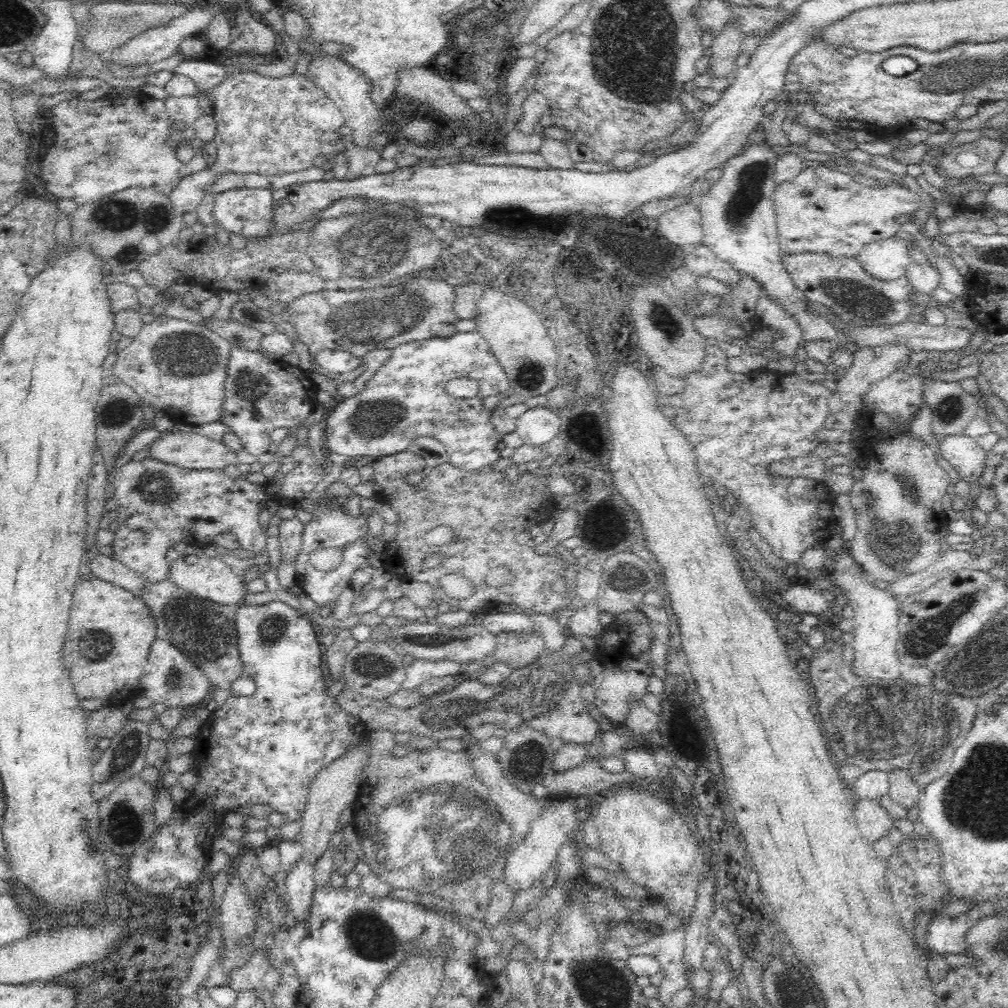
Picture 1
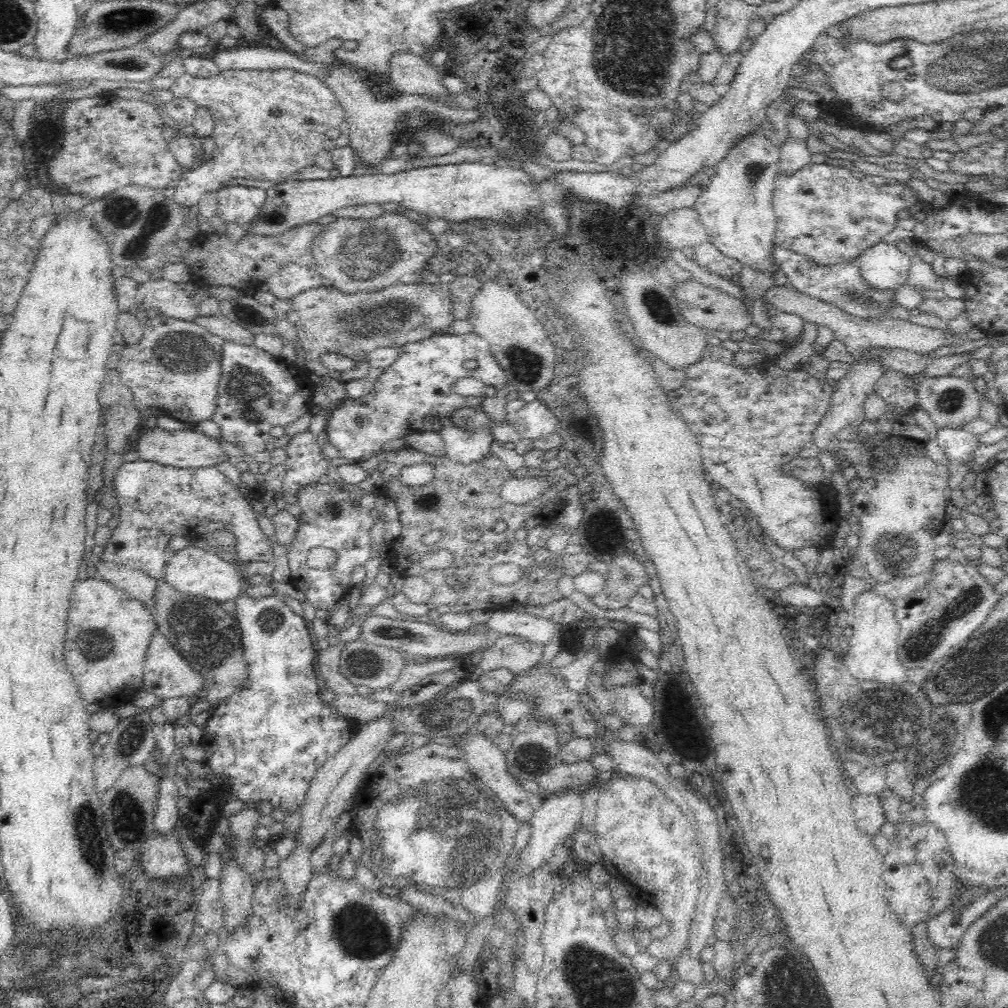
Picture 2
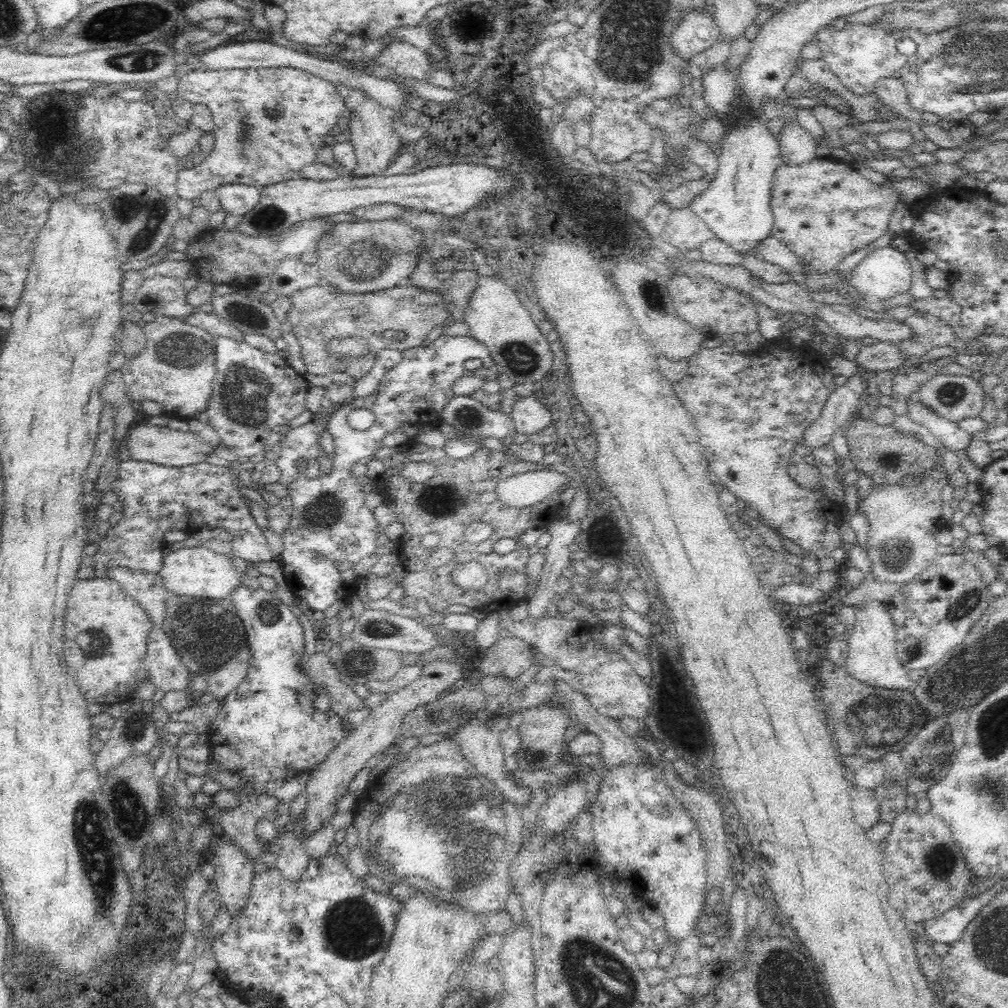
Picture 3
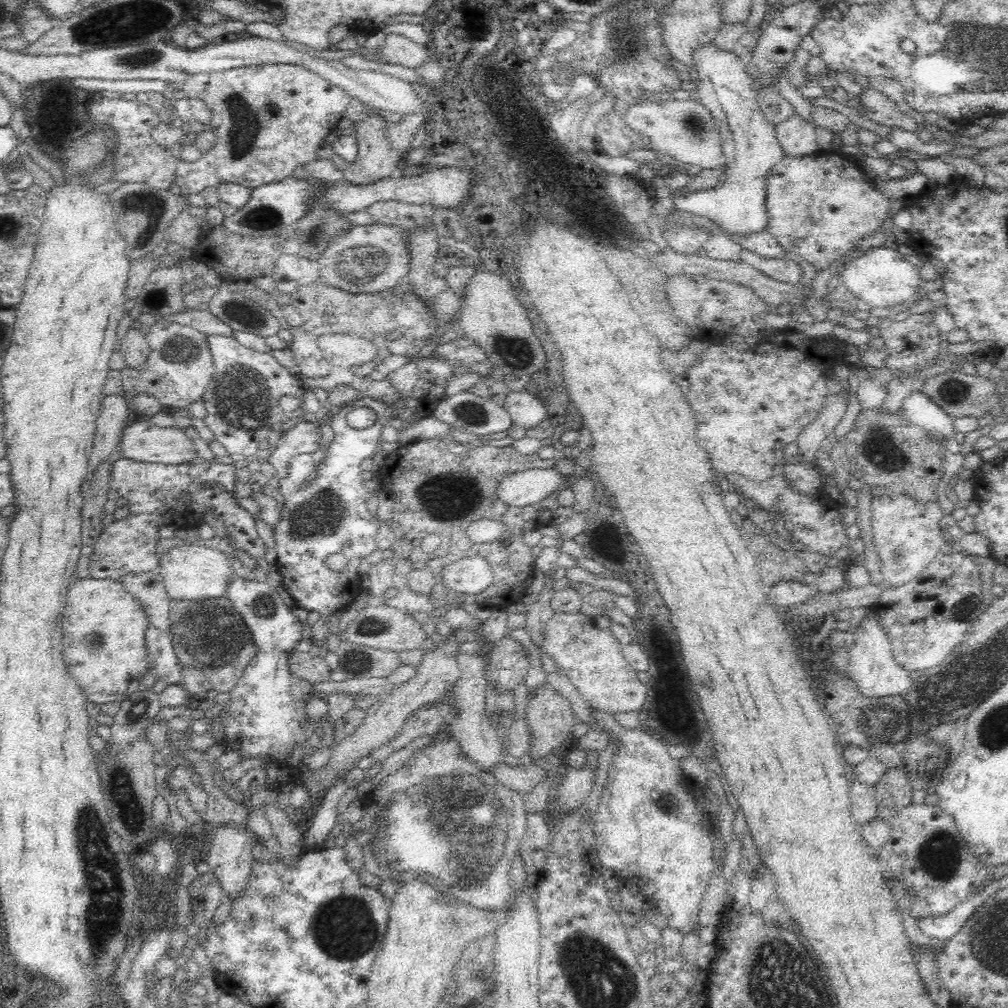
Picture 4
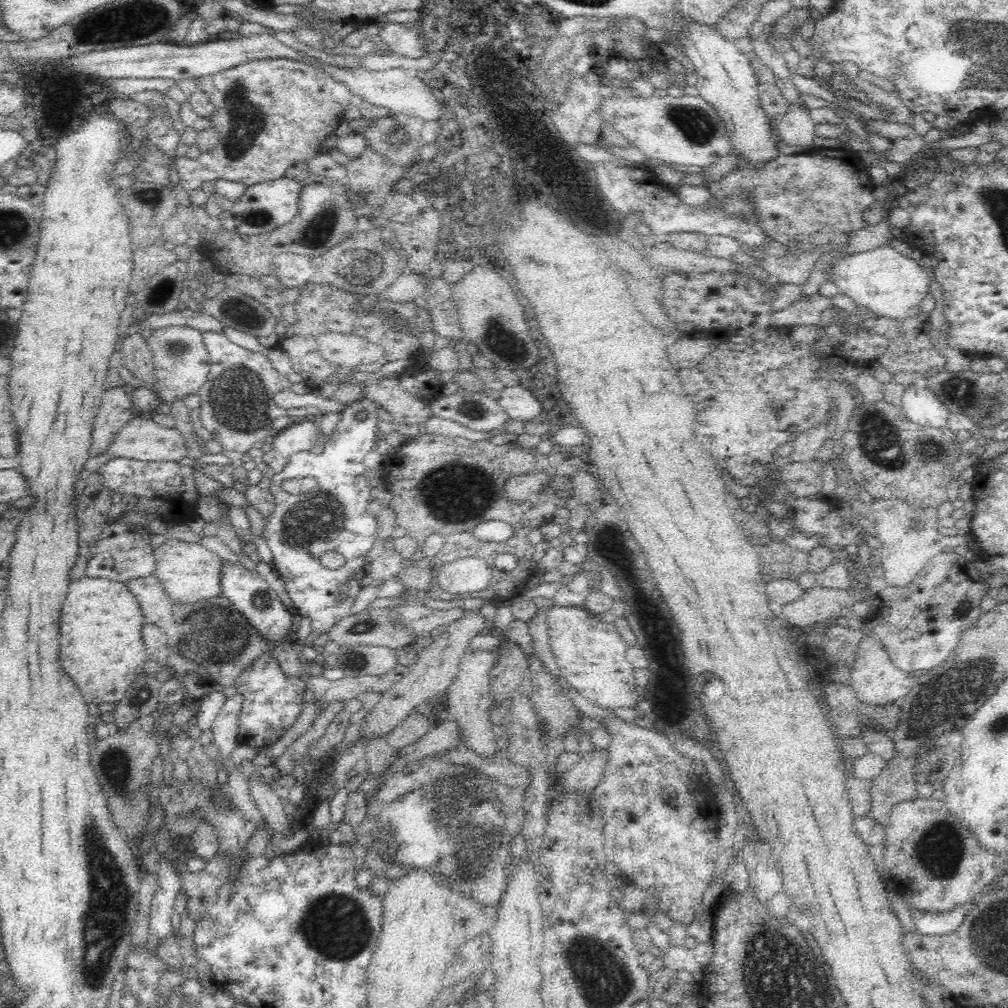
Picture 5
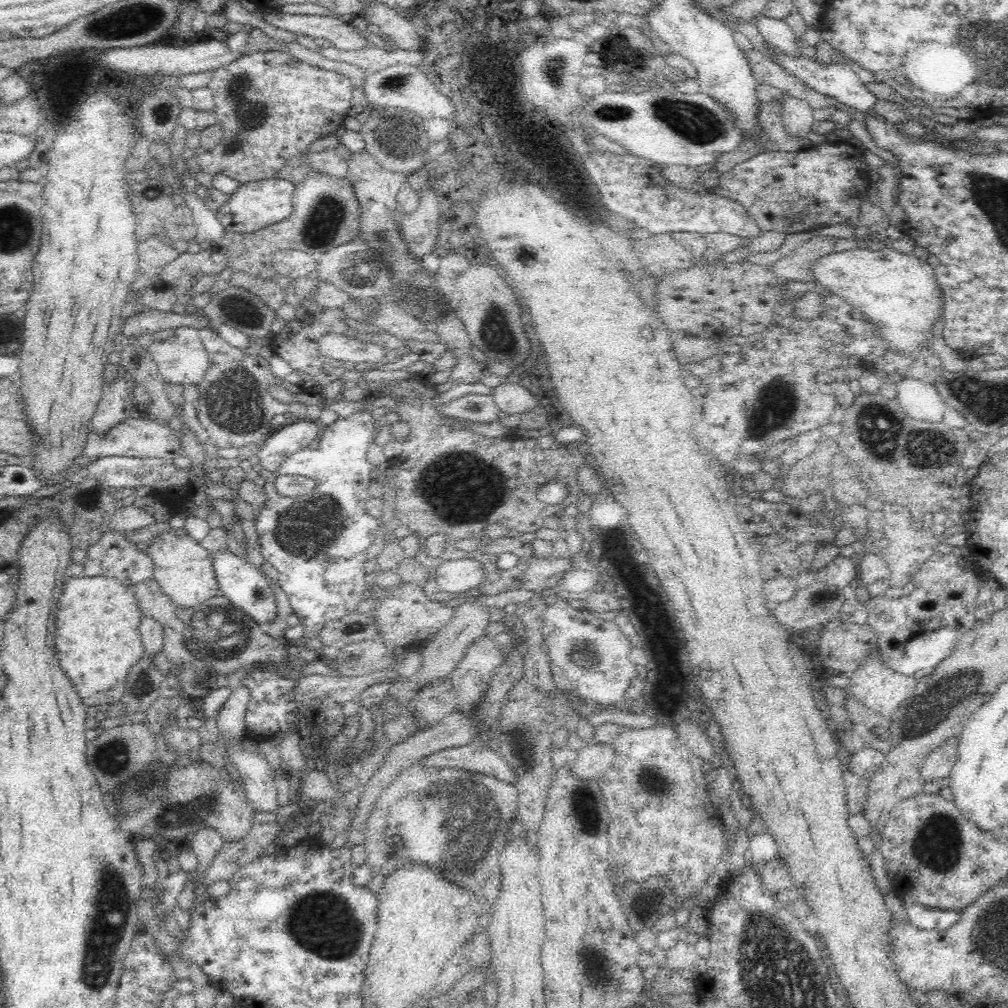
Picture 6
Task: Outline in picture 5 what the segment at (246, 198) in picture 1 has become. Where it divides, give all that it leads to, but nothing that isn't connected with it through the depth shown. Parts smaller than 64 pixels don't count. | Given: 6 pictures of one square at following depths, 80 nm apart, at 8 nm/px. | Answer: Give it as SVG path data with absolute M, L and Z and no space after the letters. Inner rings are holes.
M254 58L242 64L199 77L199 89L209 96L214 105L213 126L220 133L220 143L196 159L182 156L175 160L179 186L190 193L201 188L202 182L215 181L215 192L236 202L246 186L284 177L284 172L296 161L308 161L317 156L321 141L334 132L344 120L352 91L345 82L308 63L289 58Z

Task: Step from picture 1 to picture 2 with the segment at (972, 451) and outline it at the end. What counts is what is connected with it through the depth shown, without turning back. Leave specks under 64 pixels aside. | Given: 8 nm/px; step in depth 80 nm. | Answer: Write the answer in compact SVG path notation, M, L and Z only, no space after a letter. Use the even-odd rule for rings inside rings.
M938 426L934 436L949 460L960 463L972 461L972 452L978 444L977 435L962 428Z

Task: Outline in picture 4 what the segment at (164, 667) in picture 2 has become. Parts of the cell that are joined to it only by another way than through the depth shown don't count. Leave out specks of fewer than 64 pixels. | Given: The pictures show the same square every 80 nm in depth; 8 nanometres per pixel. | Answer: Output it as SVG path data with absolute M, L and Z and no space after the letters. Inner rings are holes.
M148 628L146 630L146 650L152 662L150 664L152 672L156 672L166 684L181 684L182 672L169 634L164 634L156 628Z

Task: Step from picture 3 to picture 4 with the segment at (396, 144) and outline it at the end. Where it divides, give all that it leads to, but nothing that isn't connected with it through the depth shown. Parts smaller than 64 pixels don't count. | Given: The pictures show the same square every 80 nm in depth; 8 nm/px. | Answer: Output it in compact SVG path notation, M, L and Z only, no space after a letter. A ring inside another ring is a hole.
M376 113L357 123L358 155L343 171L345 182L365 185L396 176L402 168L403 160L388 143L384 128L388 115Z

